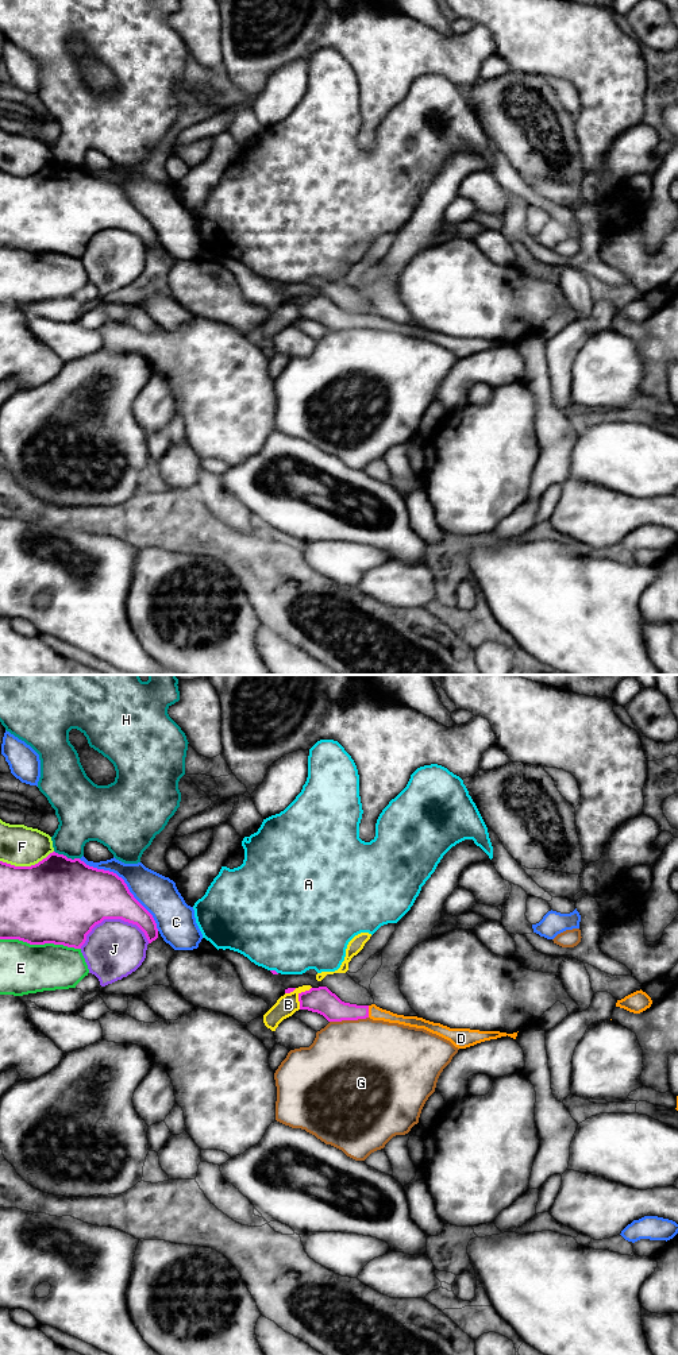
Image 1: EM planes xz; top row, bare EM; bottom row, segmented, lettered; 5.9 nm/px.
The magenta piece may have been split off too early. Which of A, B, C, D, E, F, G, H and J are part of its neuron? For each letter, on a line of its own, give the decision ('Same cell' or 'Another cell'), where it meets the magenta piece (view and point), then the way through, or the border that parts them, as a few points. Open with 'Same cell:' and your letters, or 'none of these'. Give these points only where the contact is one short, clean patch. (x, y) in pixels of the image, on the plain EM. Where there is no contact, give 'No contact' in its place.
Same cell: D
A: Another cell. Touches magenta at xz (274, 280)
B: Another cell. Touches magenta at xz (299, 305). Boundary: xz (311, 296), (299, 304), (299, 317)
C: Another cell. Touches magenta at xz (124, 192)
D: Same cell. Touches magenta at xz (368, 320). Path across: xz (328, 313), (336, 320), (368, 320), (374, 321)
E: Another cell. Touches magenta at xz (41, 253)
F: Another cell. Touches magenta at xz (26, 176)
G: Another cell. Touches magenta at xz (349, 328)
H: Another cell. Touches magenta at xz (65, 165)
J: Another cell. Touches magenta at xz (112, 227)

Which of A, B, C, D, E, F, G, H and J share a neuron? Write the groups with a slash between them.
A / B / C / D / E / F / G / H / J

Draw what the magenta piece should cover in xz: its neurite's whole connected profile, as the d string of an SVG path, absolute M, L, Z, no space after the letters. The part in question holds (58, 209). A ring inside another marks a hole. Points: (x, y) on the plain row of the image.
M55 161L31 175L0 170L0 248L81 258L86 244L104 228L122 228L136 233L149 252L158 247L153 224L113 181L89 175L80 167L72 169Z

